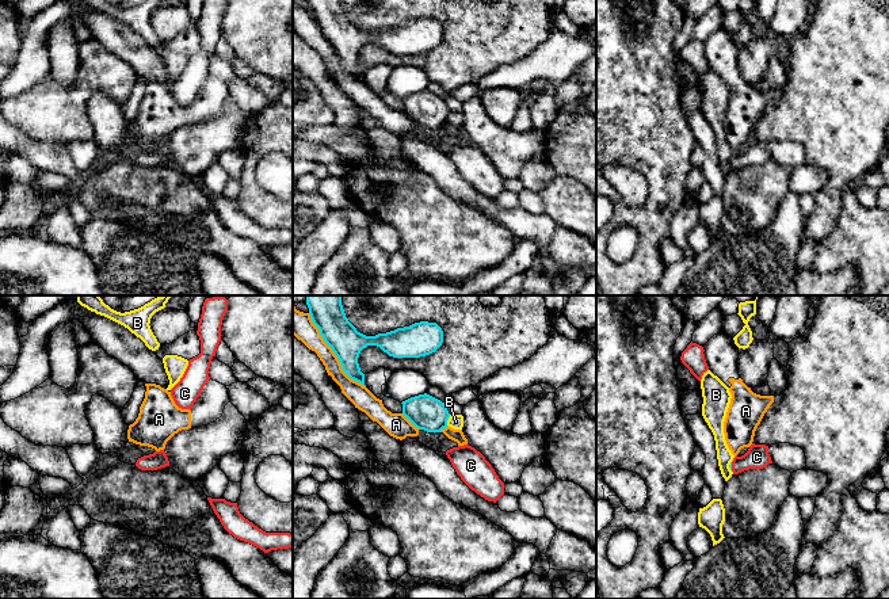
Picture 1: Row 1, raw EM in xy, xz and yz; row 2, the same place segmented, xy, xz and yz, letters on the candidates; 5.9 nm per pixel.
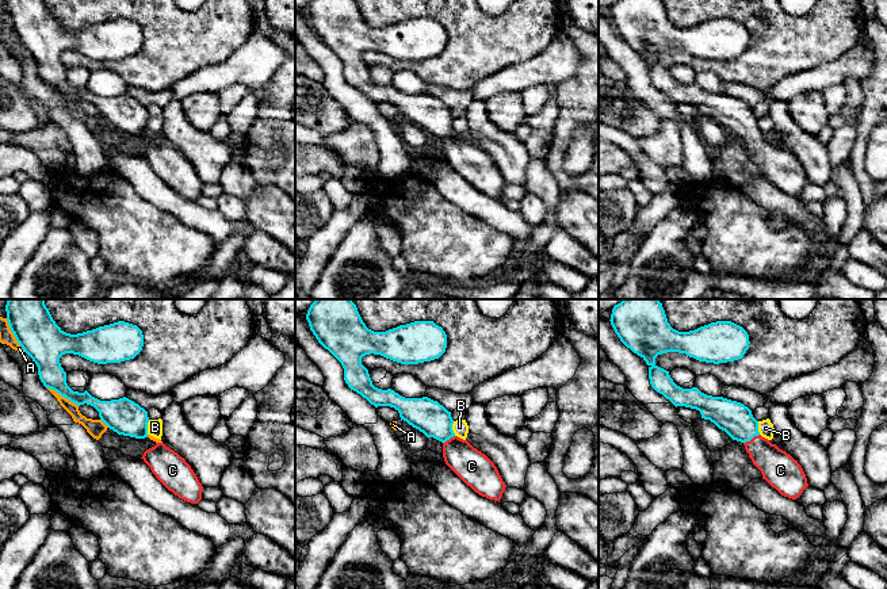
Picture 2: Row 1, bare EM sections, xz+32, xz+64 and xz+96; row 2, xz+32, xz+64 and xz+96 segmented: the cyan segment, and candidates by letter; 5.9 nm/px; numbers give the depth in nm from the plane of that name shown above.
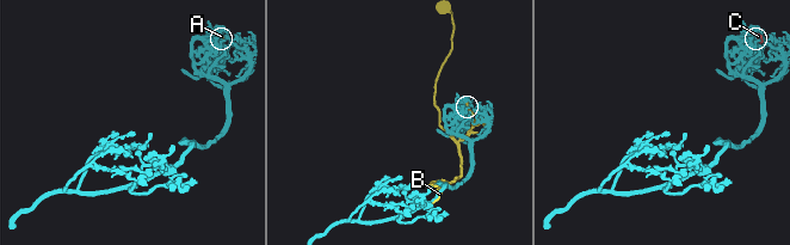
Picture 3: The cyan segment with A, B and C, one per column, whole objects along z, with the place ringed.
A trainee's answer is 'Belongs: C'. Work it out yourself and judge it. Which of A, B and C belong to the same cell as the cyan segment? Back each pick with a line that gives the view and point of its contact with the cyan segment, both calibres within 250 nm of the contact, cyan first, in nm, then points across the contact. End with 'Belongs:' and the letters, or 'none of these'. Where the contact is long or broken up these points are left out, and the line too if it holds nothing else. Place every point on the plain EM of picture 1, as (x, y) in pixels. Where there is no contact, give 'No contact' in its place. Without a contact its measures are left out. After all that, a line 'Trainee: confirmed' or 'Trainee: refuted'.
C: Touches cyan at yz (731, 163). Thickness 20 nm (cyan) against 140 nm. Path across: yz (731, 159), (731, 163), (756, 153)
Belongs: C
Trainee: confirmed

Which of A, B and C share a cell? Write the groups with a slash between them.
A / B / C

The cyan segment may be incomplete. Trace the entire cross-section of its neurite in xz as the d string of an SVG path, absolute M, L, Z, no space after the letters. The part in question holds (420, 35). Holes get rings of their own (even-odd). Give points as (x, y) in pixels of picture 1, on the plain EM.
M306 0L313 20L340 57L343 68L365 81L358 54L367 42L377 42L393 54L420 54L435 49L443 39L436 19L420 18L386 30L366 33L346 14L342 0Z

